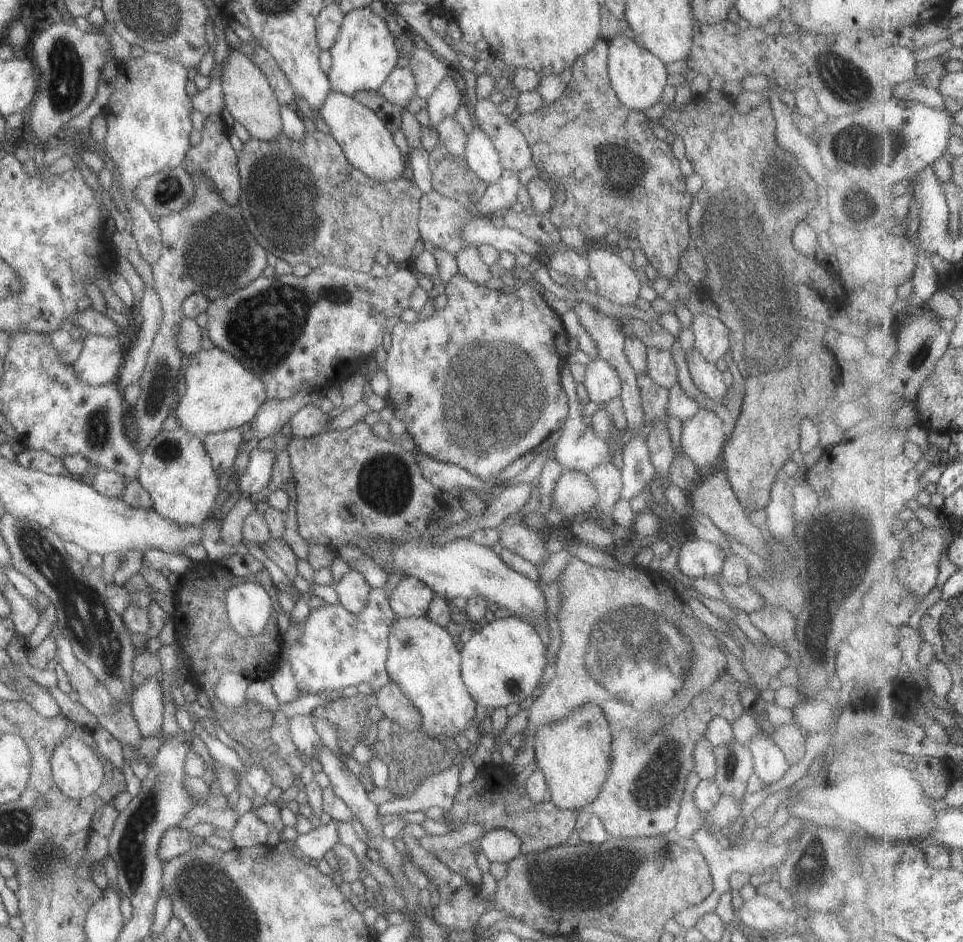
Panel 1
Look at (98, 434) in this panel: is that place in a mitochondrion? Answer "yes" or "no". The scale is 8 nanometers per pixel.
yes

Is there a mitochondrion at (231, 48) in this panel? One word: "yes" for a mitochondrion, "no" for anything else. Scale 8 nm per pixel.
no

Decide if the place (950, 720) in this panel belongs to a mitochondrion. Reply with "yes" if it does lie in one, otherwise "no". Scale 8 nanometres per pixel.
no

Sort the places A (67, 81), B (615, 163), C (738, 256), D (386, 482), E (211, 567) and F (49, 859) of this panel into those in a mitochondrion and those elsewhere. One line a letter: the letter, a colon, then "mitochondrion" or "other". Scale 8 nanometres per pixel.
A: mitochondrion
B: mitochondrion
C: mitochondrion
D: mitochondrion
E: other
F: mitochondrion

